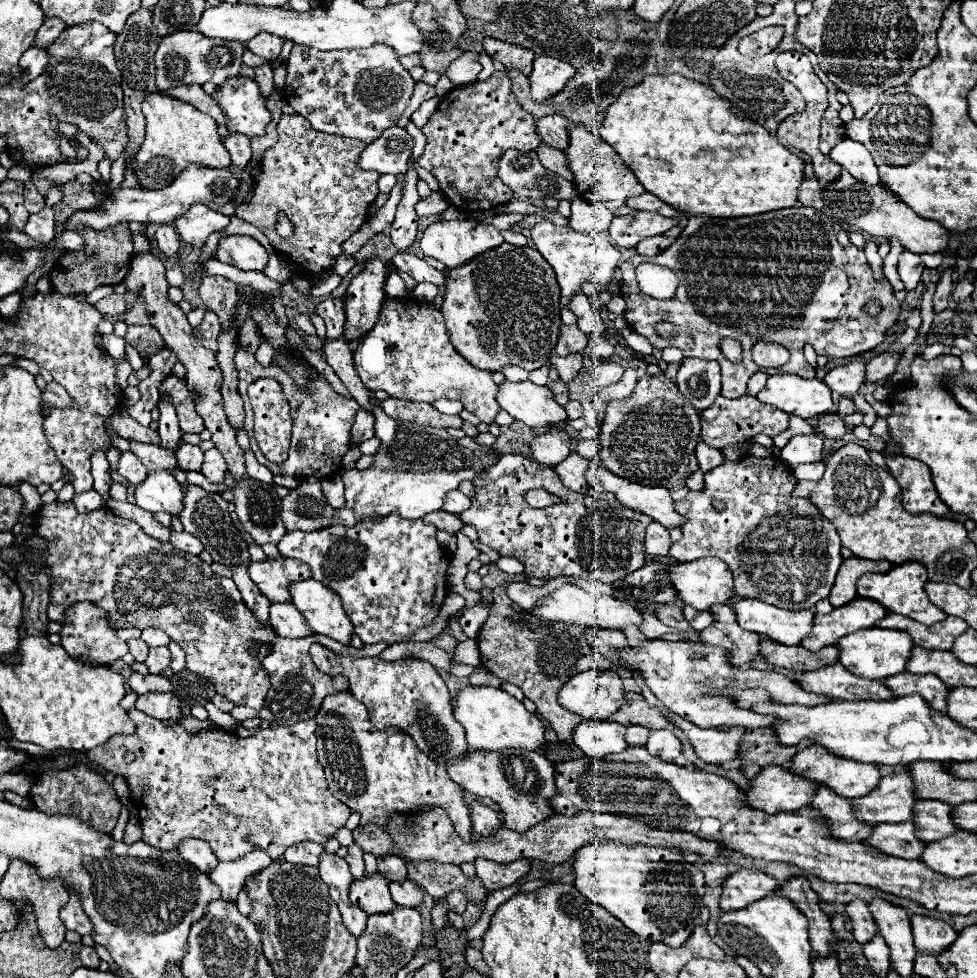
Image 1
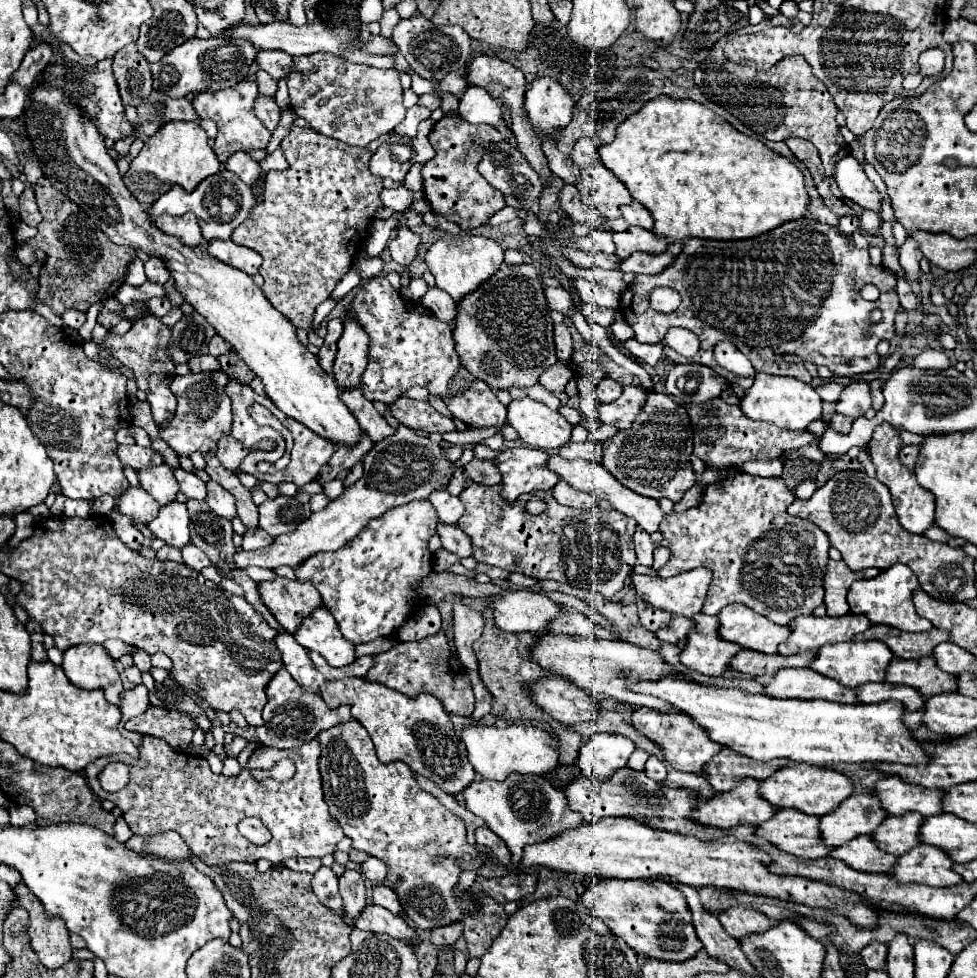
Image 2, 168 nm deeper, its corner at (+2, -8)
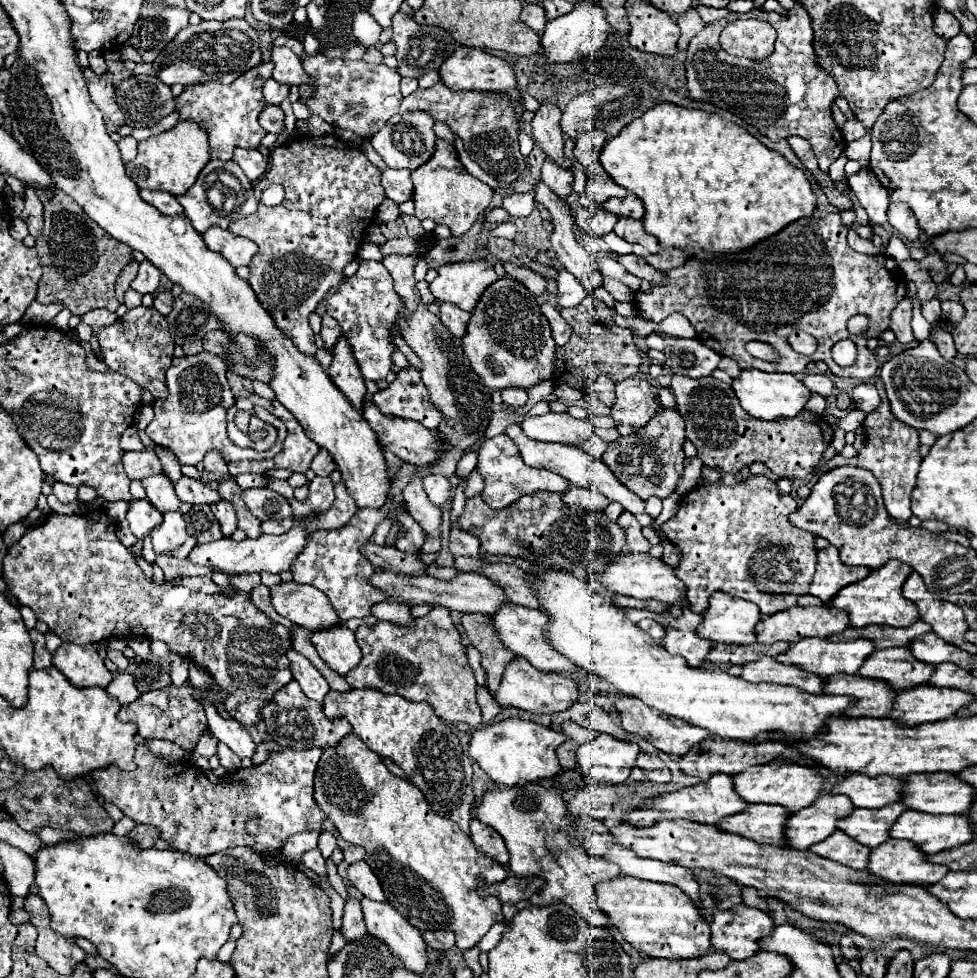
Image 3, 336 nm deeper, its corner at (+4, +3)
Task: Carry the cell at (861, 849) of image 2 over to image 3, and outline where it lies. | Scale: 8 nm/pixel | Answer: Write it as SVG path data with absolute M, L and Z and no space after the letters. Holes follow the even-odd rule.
M834 831L832 835L828 835L828 839L810 845L808 851L816 853L820 857L838 861L850 869L866 869L866 865L868 865L866 861L868 861L868 853L870 853L868 847L854 843L848 835L844 835L840 831Z

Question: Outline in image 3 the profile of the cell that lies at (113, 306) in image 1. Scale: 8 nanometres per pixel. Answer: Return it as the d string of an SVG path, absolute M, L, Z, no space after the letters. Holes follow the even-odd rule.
M94 309L92 313L88 313L88 325L92 327L92 337L90 339L90 344L93 349L96 349L100 353L100 346L97 339L98 329L102 329L104 325L112 325L116 321L116 313L110 313L106 309Z

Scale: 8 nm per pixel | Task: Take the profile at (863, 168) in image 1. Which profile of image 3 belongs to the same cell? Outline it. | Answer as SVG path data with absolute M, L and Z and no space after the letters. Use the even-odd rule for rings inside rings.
M864 167L858 175L848 177L848 185L854 191L854 195L860 199L862 207L868 213L868 219L872 225L884 225L886 223L886 207L888 207L888 191L876 175Z

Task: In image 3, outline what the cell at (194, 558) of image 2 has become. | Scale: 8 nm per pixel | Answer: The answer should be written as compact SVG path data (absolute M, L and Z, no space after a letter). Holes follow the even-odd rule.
M308 515L306 519L296 519L294 529L290 529L288 533L282 533L278 537L274 535L262 535L258 539L244 539L244 541L234 541L234 539L220 539L220 541L212 541L212 545L196 545L196 549L192 549L192 553L188 555L188 559L196 565L206 565L212 571L220 571L228 577L234 575L244 575L244 573L282 573L288 571L290 565L294 563L294 559L298 557L300 549L306 545L308 533L304 533L304 523L310 521L314 517Z

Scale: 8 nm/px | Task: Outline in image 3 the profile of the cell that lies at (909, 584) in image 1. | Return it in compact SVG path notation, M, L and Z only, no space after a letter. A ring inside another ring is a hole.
M892 559L886 565L882 565L880 569L870 571L870 575L866 579L840 589L840 593L836 593L836 597L828 603L828 607L846 611L850 617L850 627L868 627L868 625L908 627L918 619L916 605L912 605L910 601L904 601L904 597L900 593L900 587L904 585L904 581L908 579L910 573L912 571L908 569L908 565Z

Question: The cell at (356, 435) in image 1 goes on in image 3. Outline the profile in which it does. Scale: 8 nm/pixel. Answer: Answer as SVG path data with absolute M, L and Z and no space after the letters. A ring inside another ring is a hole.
M320 449L318 453L316 453L316 457L312 459L312 467L310 467L316 475L320 475L320 477L328 477L332 471L334 471L334 465L332 465L332 457L328 457L326 453L324 453L324 449Z

